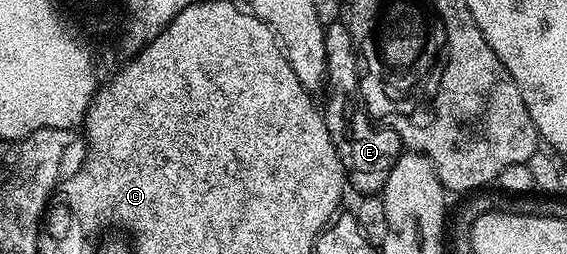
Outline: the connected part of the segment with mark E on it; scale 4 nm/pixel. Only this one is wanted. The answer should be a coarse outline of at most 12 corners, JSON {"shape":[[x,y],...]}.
{"shape":[[325,25],[327,130],[357,194],[377,194],[403,151],[359,103],[359,53]]}

